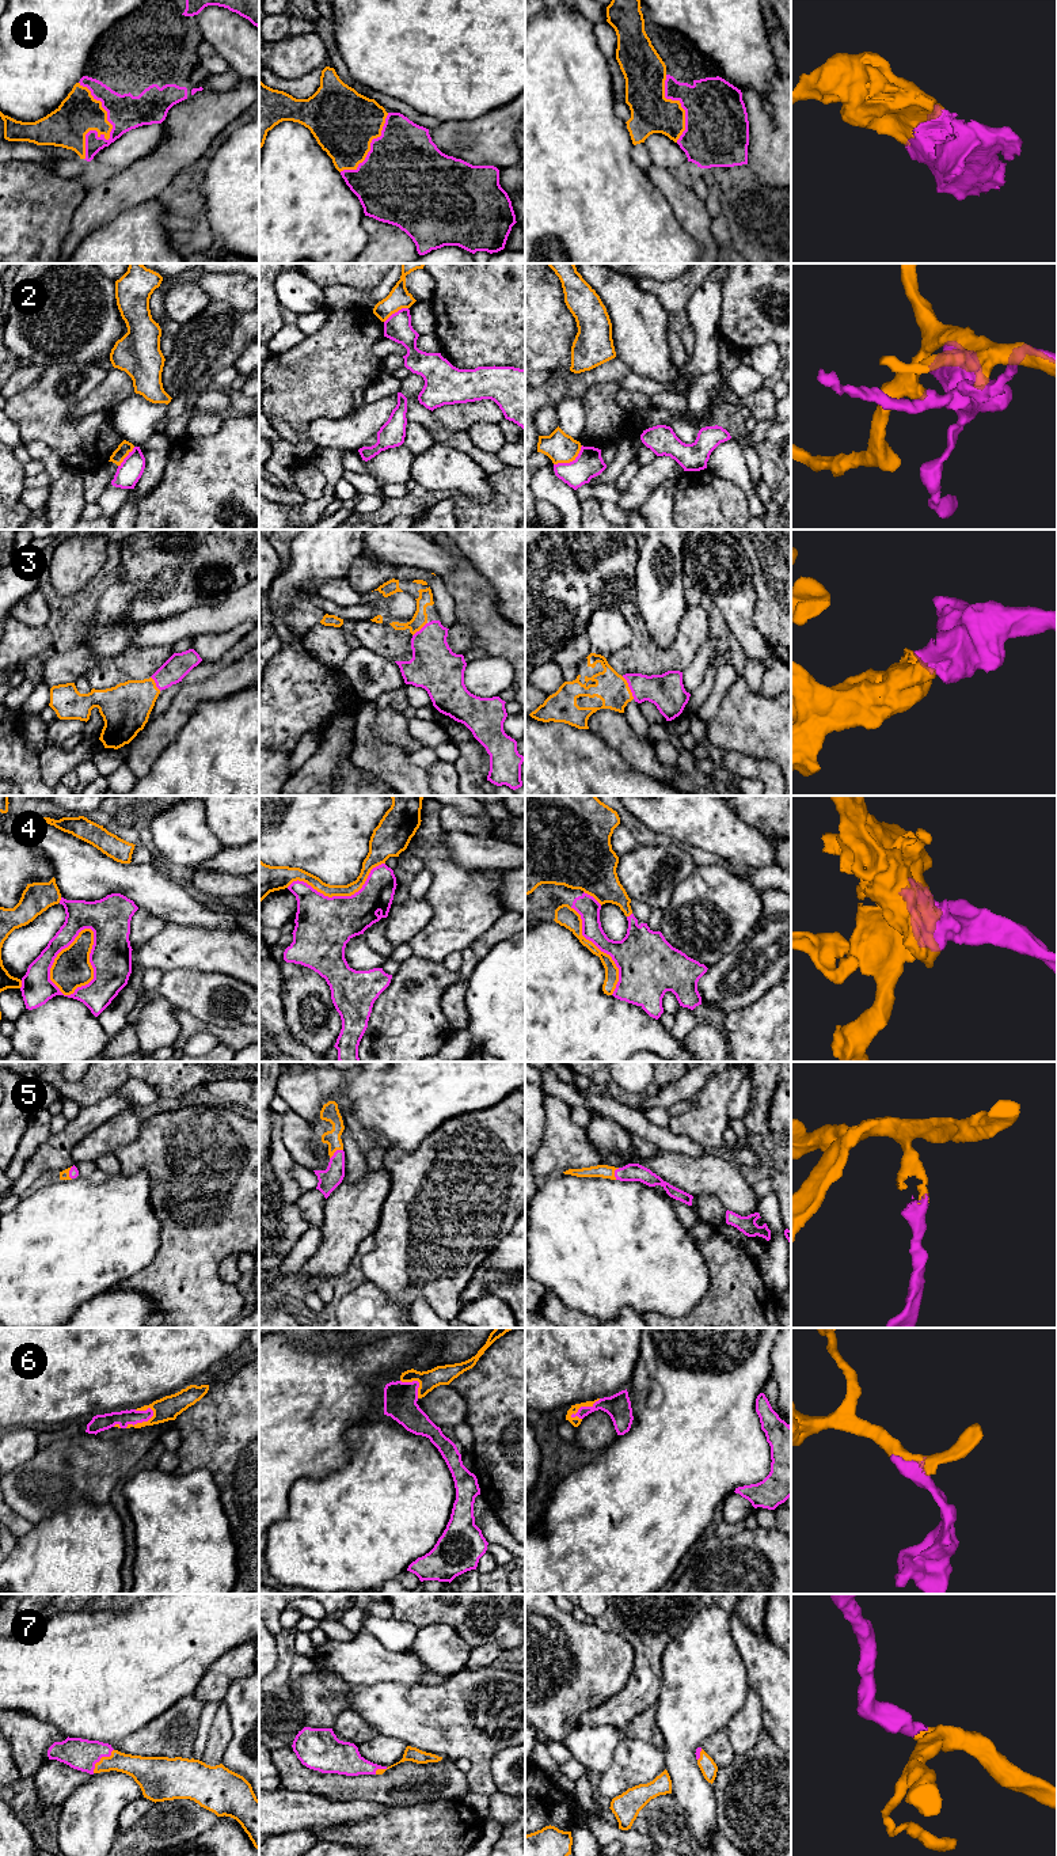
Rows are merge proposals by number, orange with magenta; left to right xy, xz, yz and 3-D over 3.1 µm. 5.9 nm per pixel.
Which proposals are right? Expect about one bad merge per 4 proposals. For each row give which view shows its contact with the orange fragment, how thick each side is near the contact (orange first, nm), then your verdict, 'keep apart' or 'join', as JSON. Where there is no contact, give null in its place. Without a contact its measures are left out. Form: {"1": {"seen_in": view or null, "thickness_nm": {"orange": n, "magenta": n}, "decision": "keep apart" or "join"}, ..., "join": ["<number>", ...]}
{"1": {"seen_in": "xy", "thickness_nm": {"orange": 240, "magenta": 220}, "decision": "join"}, "2": {"seen_in": "yz", "thickness_nm": {"orange": 180, "magenta": 160}, "decision": "keep apart"}, "3": {"seen_in": "yz", "thickness_nm": {"orange": 190, "magenta": 220}, "decision": "join"}, "4": {"seen_in": "xy", "thickness_nm": {"orange": 220, "magenta": 240}, "decision": "join"}, "5": {"seen_in": "xz", "thickness_nm": {"orange": 110, "magenta": 120}, "decision": "join"}, "6": {"seen_in": "xy", "thickness_nm": {"orange": 140, "magenta": 100}, "decision": "join"}, "7": {"seen_in": "xy", "thickness_nm": {"orange": 150, "magenta": 190}, "decision": "join"}, "join": ["1", "3", "4", "5", "6", "7"]}

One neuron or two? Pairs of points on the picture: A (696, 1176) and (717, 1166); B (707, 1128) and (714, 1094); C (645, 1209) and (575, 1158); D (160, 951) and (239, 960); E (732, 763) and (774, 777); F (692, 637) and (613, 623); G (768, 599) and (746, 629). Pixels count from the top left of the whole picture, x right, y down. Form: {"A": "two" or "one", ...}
{"A": "one", "B": "one", "C": "two", "D": "one", "E": "one", "F": "two", "G": "two"}

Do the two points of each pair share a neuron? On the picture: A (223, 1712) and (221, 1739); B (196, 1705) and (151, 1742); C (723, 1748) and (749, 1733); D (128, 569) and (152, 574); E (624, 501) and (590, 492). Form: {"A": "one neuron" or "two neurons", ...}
{"A": "one neuron", "B": "one neuron", "C": "two neurons", "D": "one neuron", "E": "two neurons"}

